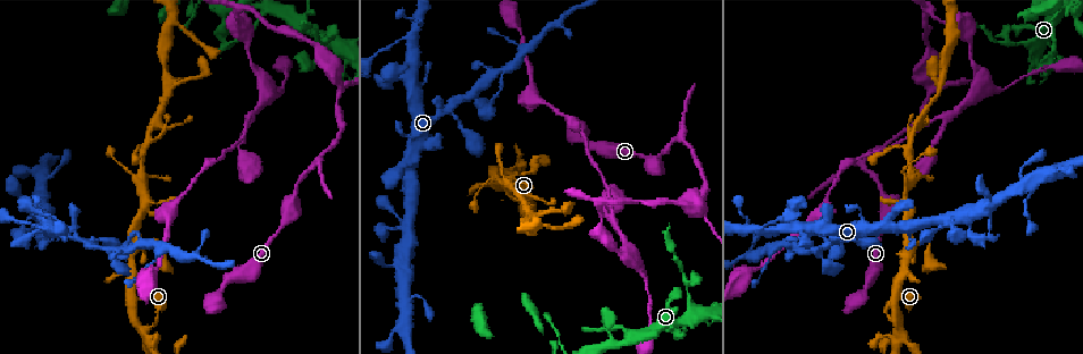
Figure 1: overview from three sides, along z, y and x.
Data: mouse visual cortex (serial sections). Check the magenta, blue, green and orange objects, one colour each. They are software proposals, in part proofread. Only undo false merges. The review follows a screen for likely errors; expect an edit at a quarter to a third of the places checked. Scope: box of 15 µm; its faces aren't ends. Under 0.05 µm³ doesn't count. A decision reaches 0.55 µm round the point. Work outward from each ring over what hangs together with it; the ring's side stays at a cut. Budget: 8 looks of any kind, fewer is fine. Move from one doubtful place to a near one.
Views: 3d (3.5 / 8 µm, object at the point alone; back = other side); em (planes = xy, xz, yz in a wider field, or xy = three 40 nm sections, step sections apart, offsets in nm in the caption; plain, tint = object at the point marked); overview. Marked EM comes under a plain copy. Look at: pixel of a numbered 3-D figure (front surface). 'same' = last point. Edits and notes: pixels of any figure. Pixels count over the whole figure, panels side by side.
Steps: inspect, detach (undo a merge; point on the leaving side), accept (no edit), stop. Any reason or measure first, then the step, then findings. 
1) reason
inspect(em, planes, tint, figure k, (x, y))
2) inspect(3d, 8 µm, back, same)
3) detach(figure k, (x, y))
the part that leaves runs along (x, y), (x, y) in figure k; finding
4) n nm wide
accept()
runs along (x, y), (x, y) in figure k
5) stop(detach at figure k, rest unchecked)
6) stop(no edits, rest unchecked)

three arms meet
inspect(3d, 3.5 µm, figure 1, (866, 167))

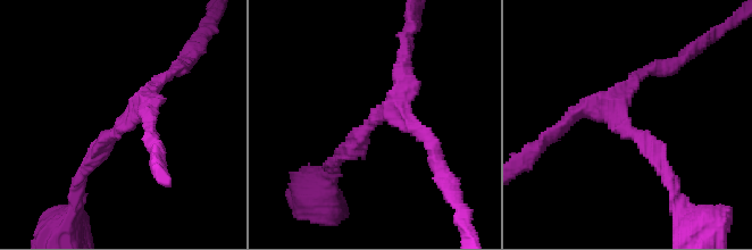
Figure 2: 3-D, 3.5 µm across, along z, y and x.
now the EM
inspect(em, xy, step 2, tint, figure 2, (622, 121))

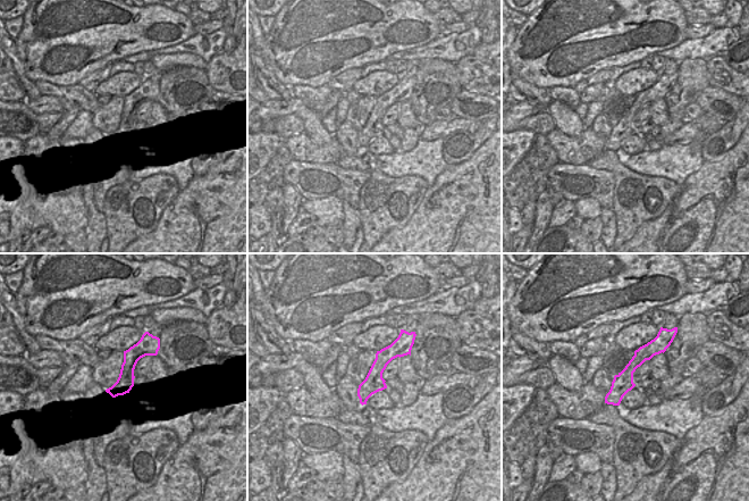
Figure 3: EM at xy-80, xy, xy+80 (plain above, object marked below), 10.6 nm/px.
3 arms; arms of 200, 200, 200 nm
accept()
runs along (661, 344), (629, 369), (607, 400) in figure 3; one cell here

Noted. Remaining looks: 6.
branch point
inspect(3d, 8 µm, figure 1, (686, 285))

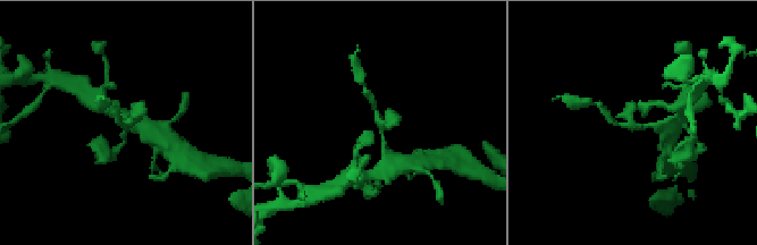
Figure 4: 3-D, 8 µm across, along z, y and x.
closer look
inspect(3d, 3.5 µm, figure 4, (126, 126))

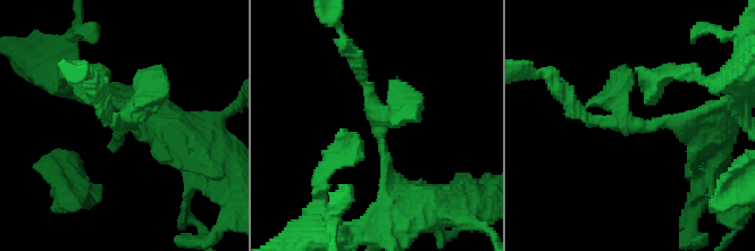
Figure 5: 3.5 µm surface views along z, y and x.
now the EM
inspect(em, xy, step 3, tint, figure 5, (622, 121))

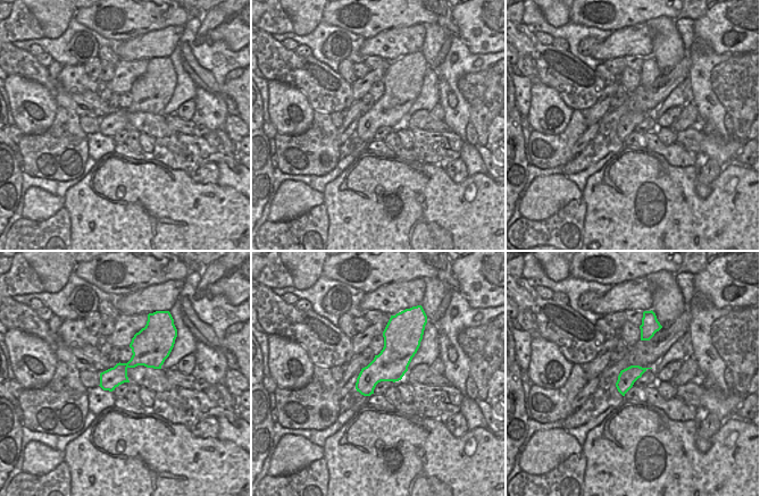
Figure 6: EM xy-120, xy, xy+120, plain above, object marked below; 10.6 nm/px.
detach(figure 5, (359, 58))
the part that leaves runs along (363, 81), (343, 45), (340, 28) in figure 5; a second cell is stuck on

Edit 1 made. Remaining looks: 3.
three-way junction
inspect(3d, 3.5 µm, figure 1, (927, 103))

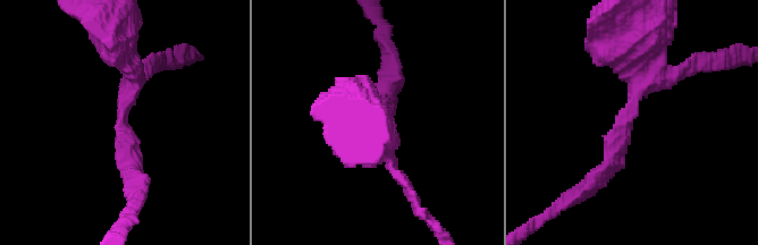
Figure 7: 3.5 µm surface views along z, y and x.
3 arms; arms of 250, 250, 300 nm
inspect(em, xy, step 2, tint, figure 7, (628, 114))

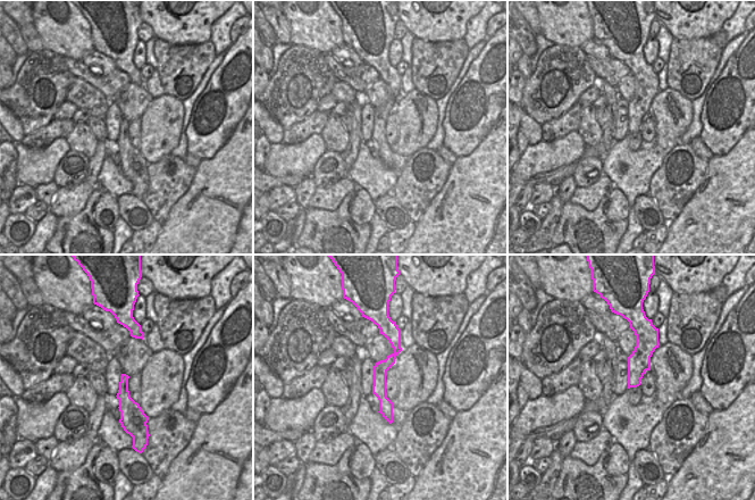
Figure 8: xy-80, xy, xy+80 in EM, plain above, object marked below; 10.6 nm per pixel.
accept()
runs along (594, 182), (640, 87), (631, 50) in figure 7; all the same cell

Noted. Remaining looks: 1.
stop(detach at figure 5, rest unchecked)

